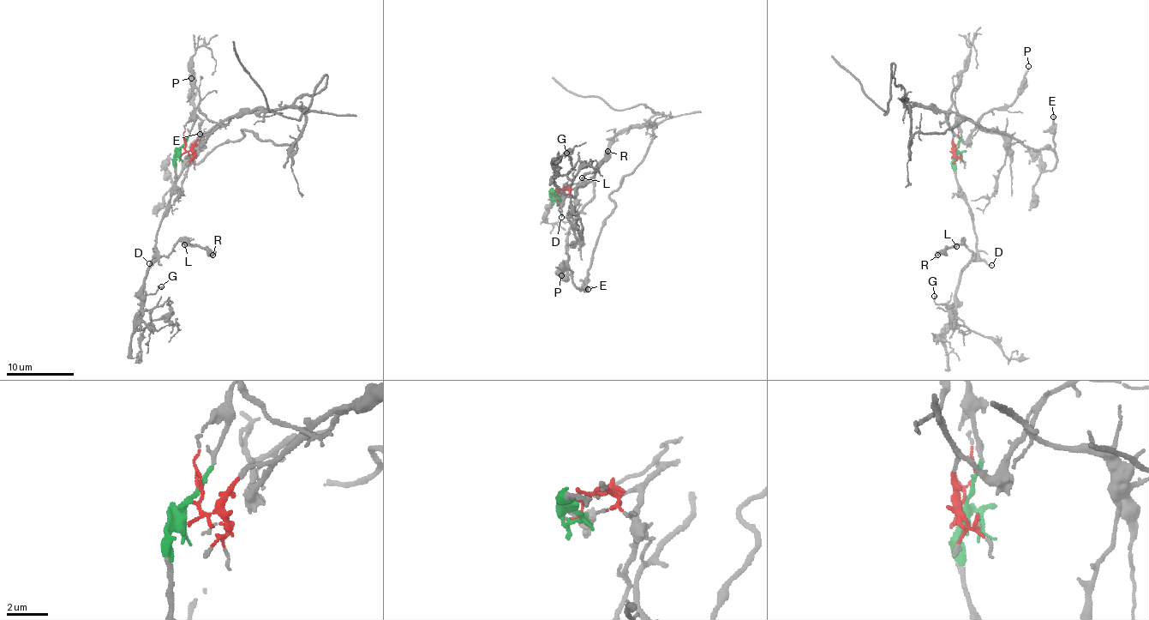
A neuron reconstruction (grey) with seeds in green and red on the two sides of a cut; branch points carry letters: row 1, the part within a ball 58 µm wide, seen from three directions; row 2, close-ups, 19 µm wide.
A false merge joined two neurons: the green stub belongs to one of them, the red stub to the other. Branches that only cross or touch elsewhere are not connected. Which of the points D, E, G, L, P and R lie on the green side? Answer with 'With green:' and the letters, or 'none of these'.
With green: D, G, L, R

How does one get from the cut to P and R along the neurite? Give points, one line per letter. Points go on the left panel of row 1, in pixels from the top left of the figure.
P: (182, 147), (188, 151), (202, 136), (206, 138), (203, 143), (201, 120), (191, 112), (191, 77)
R: (182, 147), (176, 158), (175, 189), (157, 231), (156, 249), (165, 255), (178, 241), (188, 241), (213, 255)

